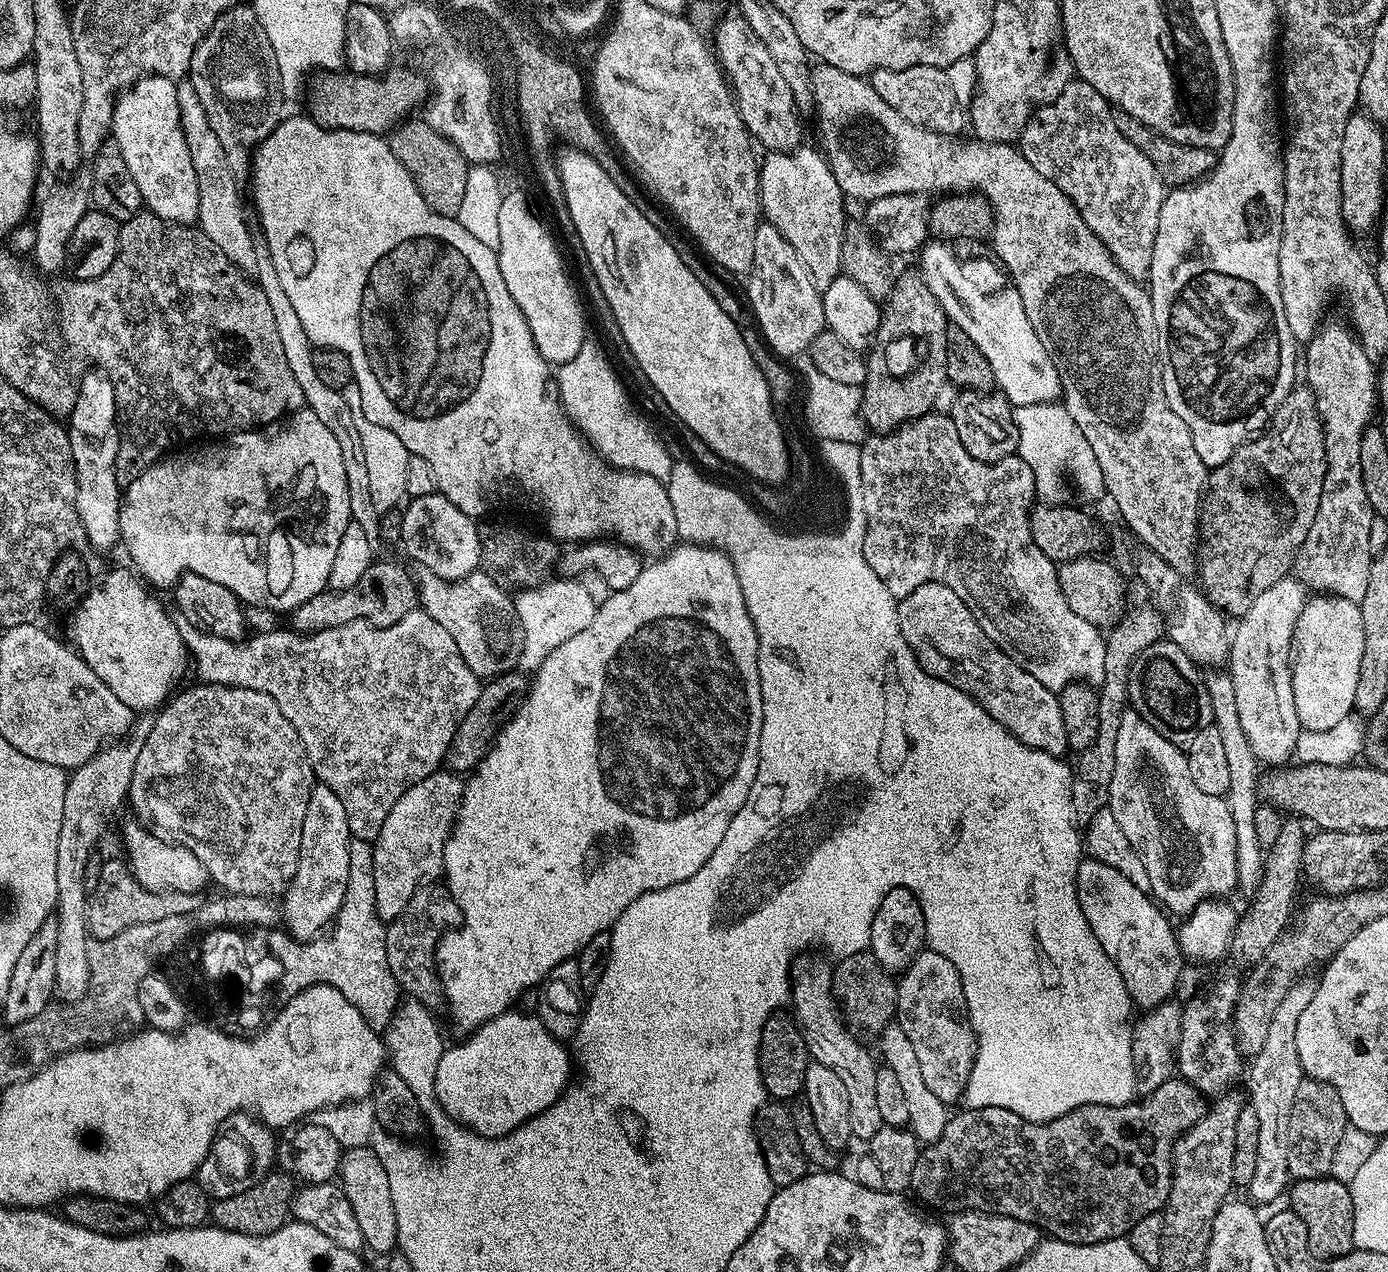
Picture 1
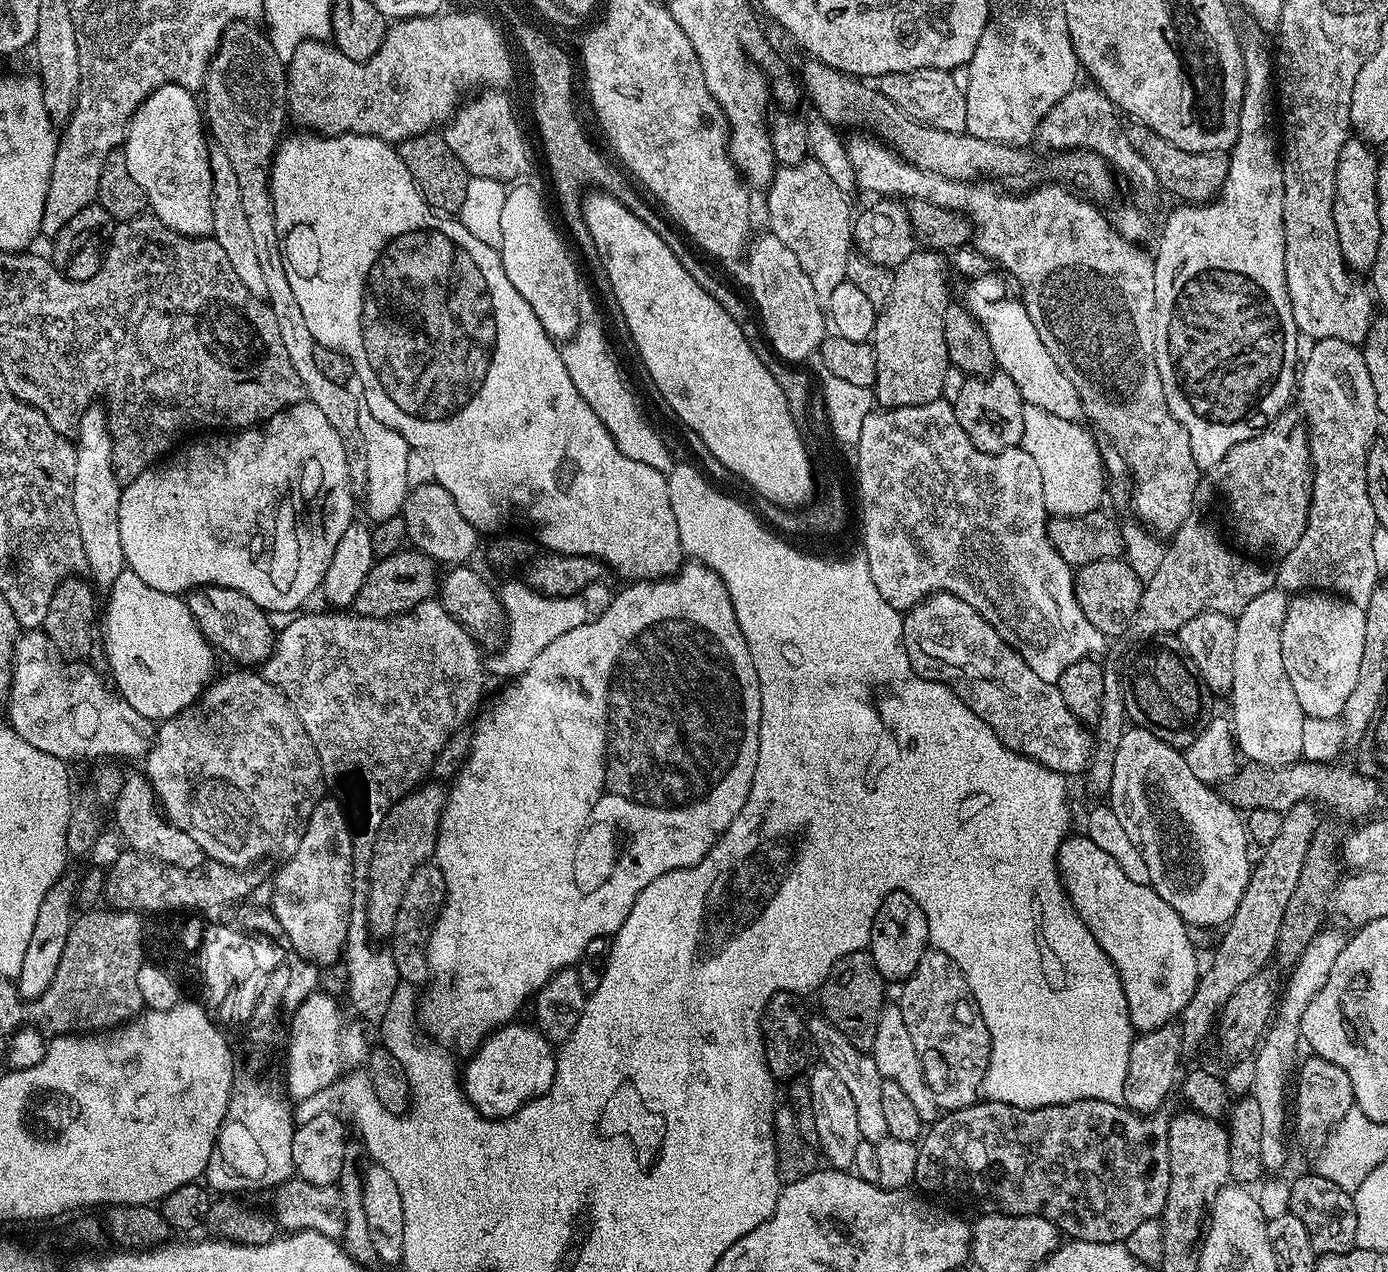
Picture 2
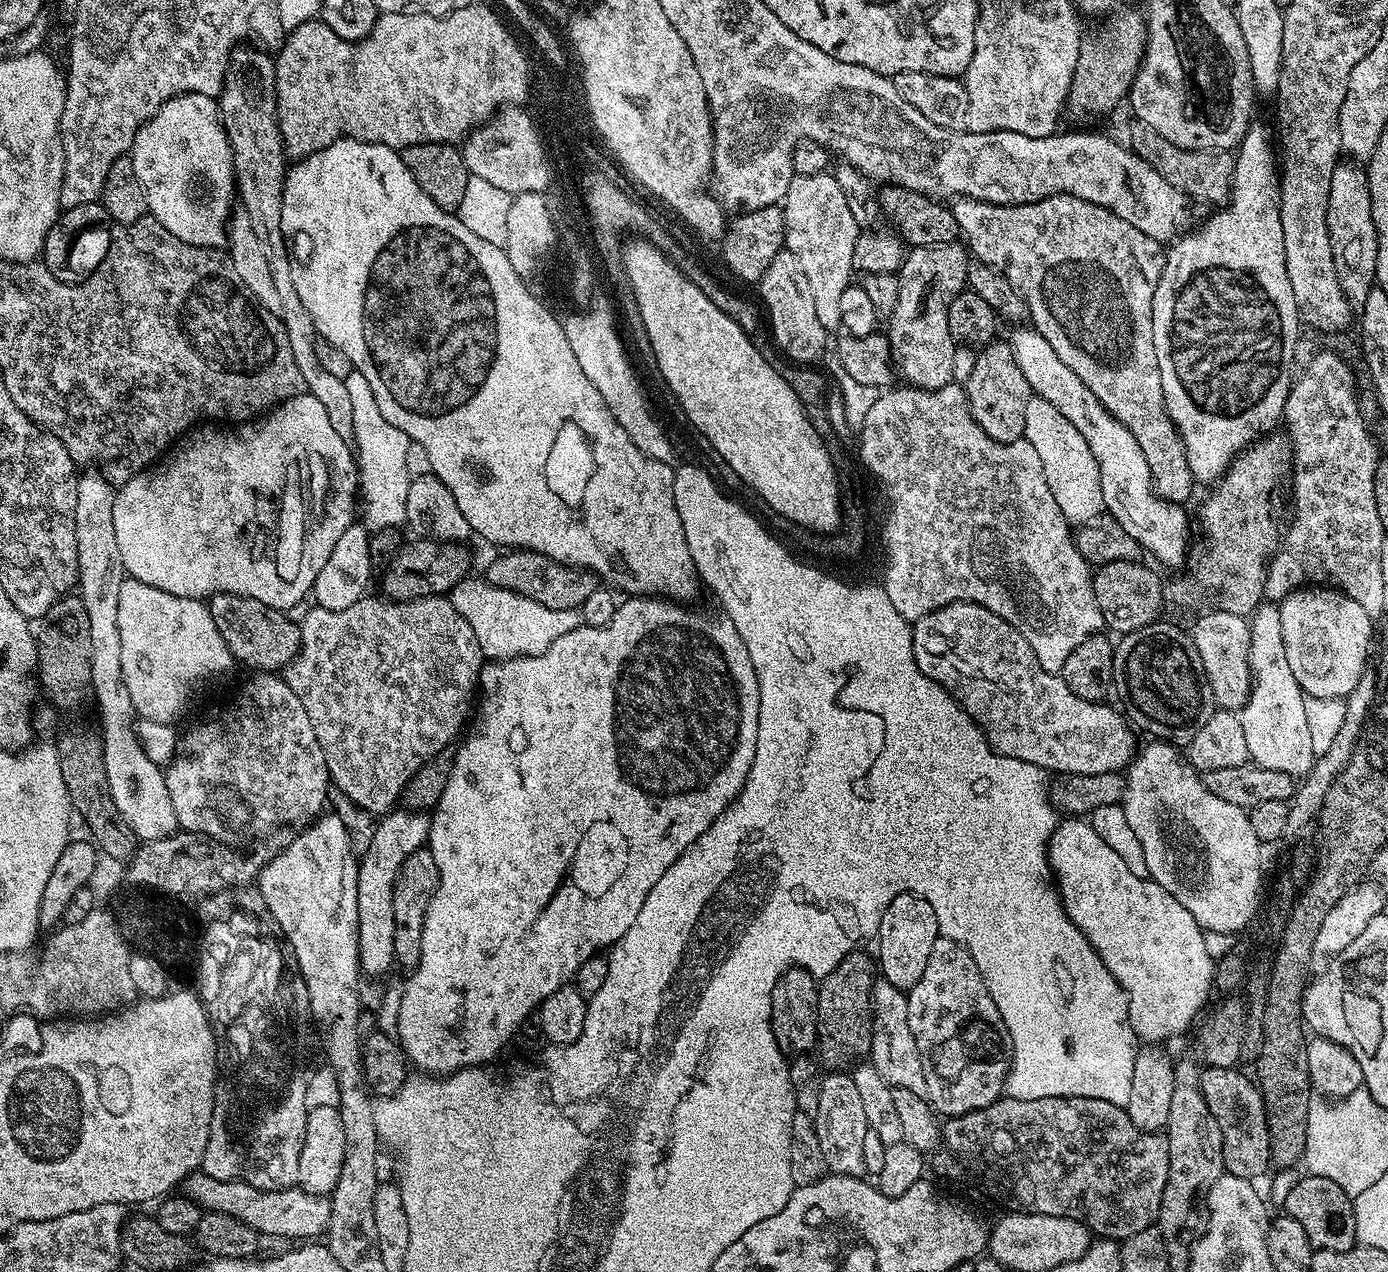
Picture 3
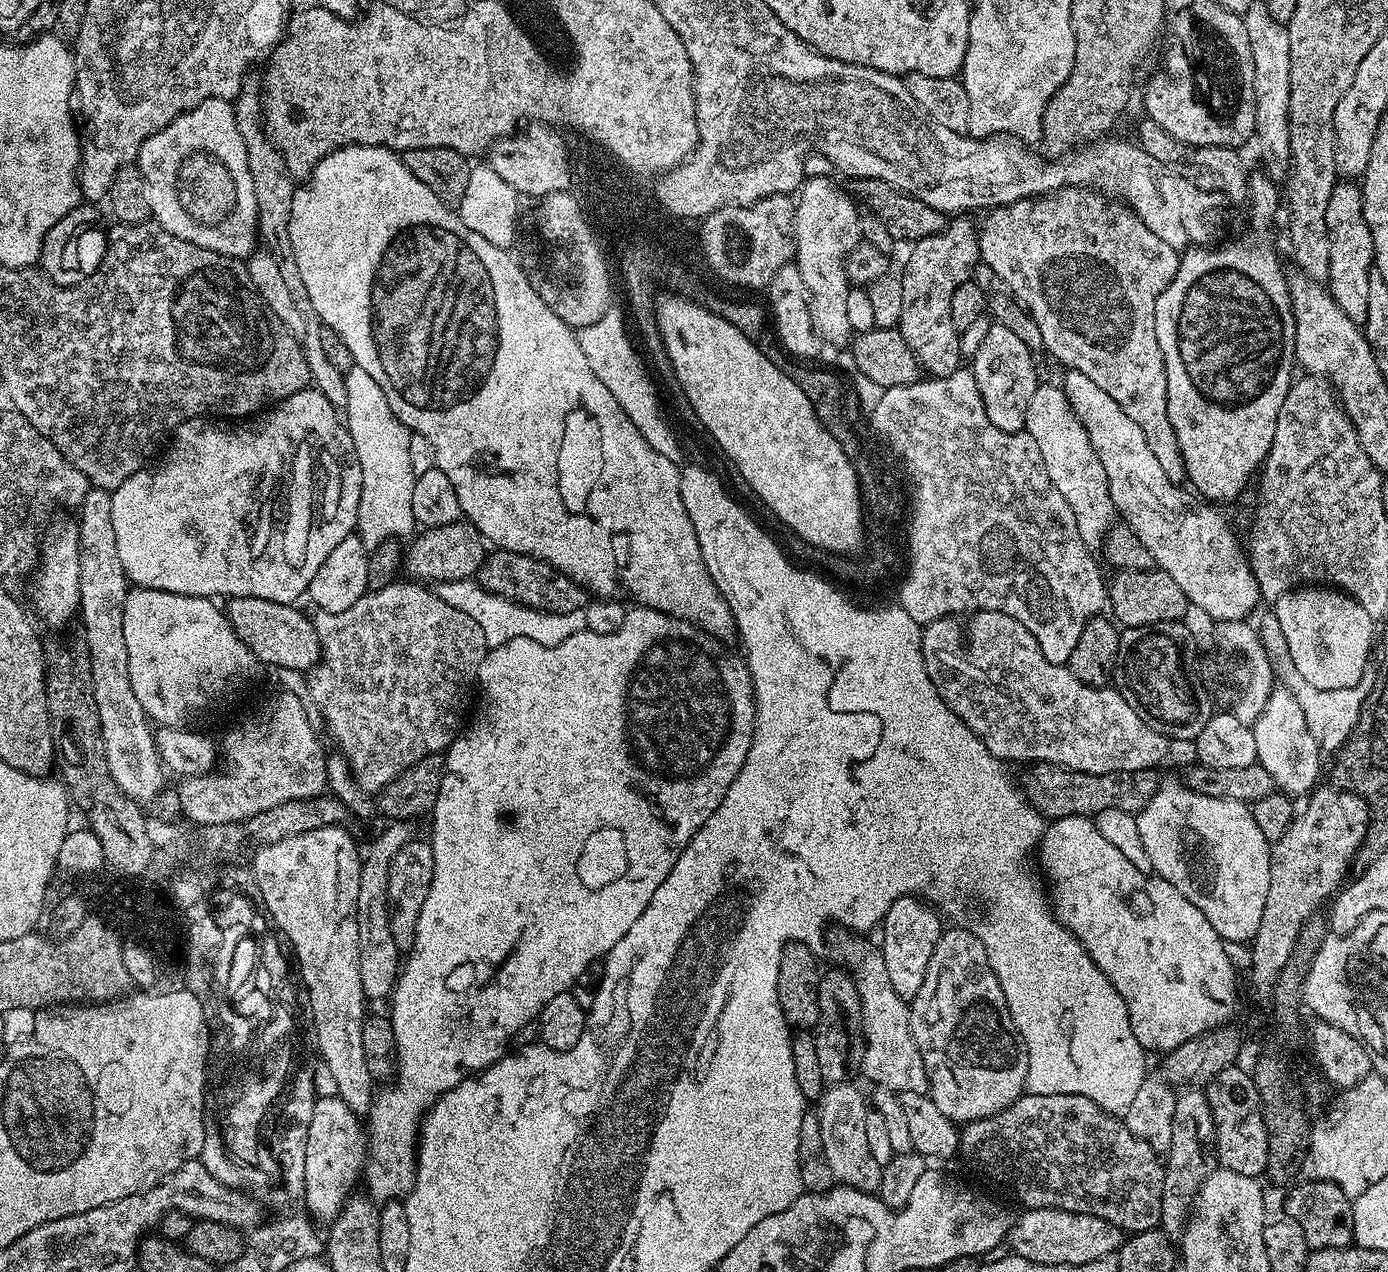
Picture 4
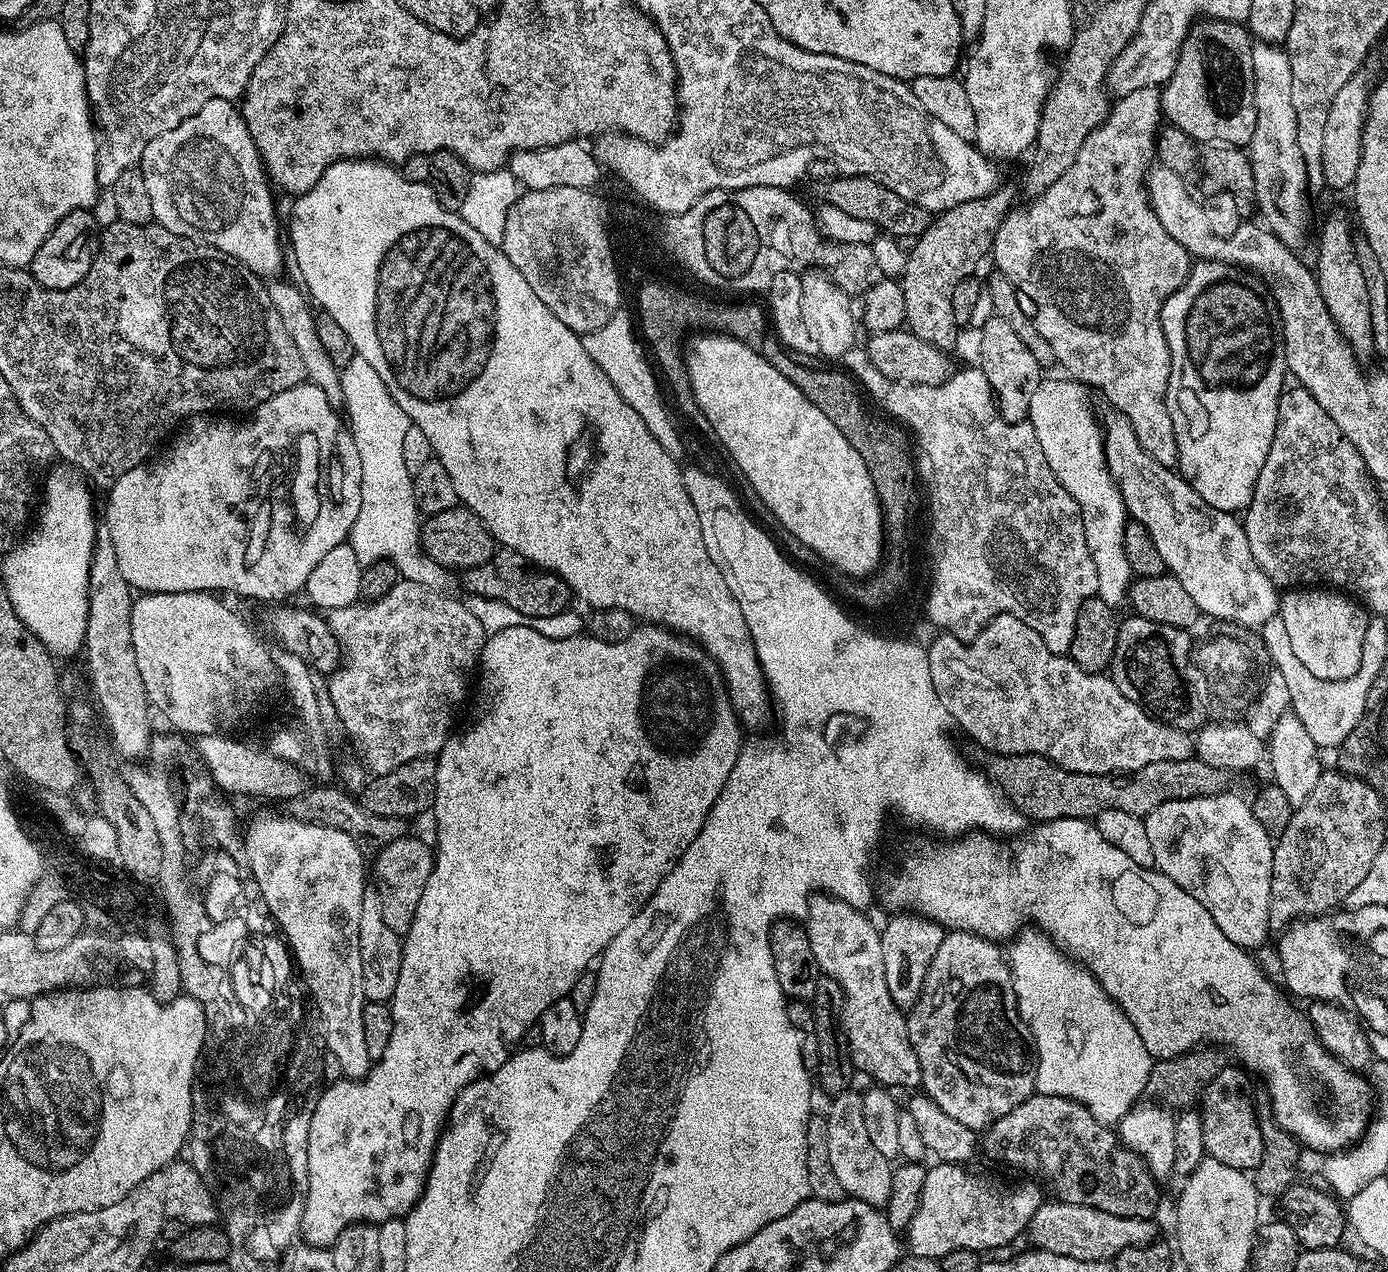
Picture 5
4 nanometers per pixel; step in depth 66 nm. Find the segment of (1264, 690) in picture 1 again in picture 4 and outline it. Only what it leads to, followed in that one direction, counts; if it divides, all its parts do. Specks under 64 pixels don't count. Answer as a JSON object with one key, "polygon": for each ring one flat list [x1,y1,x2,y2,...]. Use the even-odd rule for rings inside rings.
{"polygon":[[1276,686,1251,729,1257,761,1274,778,1277,789,1292,798,1312,792,1319,781,1322,750,1314,742,1314,734,1310,734,1306,718,1302,718,1302,706,1298,706,1294,694,1283,686]]}

